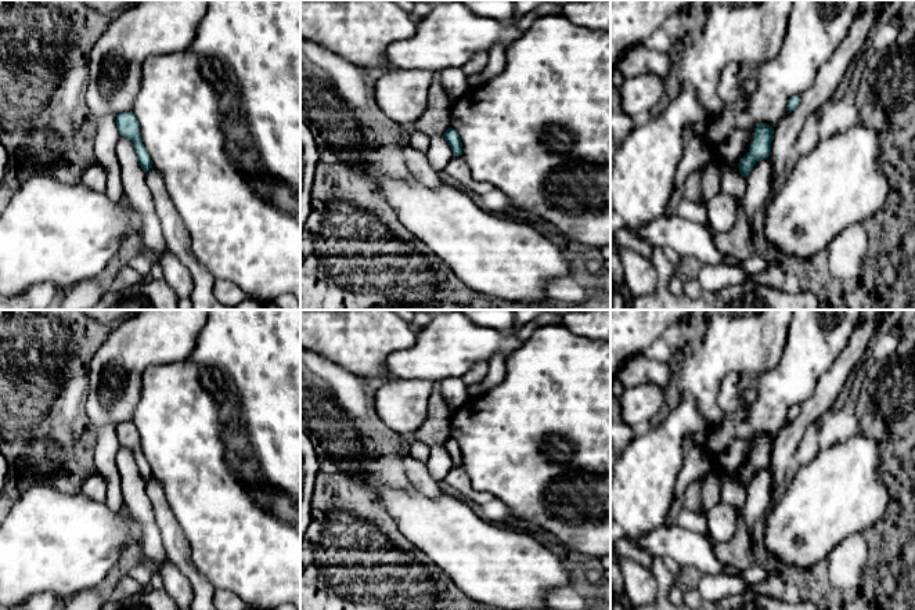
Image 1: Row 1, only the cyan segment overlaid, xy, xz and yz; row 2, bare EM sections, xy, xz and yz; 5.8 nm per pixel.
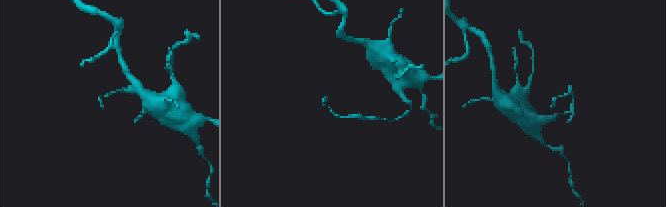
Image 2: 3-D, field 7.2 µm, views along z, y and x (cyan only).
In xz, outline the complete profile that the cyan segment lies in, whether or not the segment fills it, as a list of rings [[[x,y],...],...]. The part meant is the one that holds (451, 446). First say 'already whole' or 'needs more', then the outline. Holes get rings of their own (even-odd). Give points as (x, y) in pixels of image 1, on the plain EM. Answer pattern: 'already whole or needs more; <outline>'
already whole; [[[449,437],[443,445],[447,450],[447,452],[453,461],[453,466],[461,465],[462,463],[462,452],[461,452],[458,443],[455,440],[453,440],[451,437]]]

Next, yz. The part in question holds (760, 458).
already whole; [[[759,433],[754,437],[753,451],[749,462],[739,470],[738,479],[743,487],[748,487],[753,476],[771,465],[774,438],[767,433]]]

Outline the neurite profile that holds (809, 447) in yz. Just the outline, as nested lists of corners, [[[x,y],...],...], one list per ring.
[[[818,422],[813,423],[807,429],[804,438],[800,441],[795,454],[795,469],[810,463],[819,452],[818,426]]]

